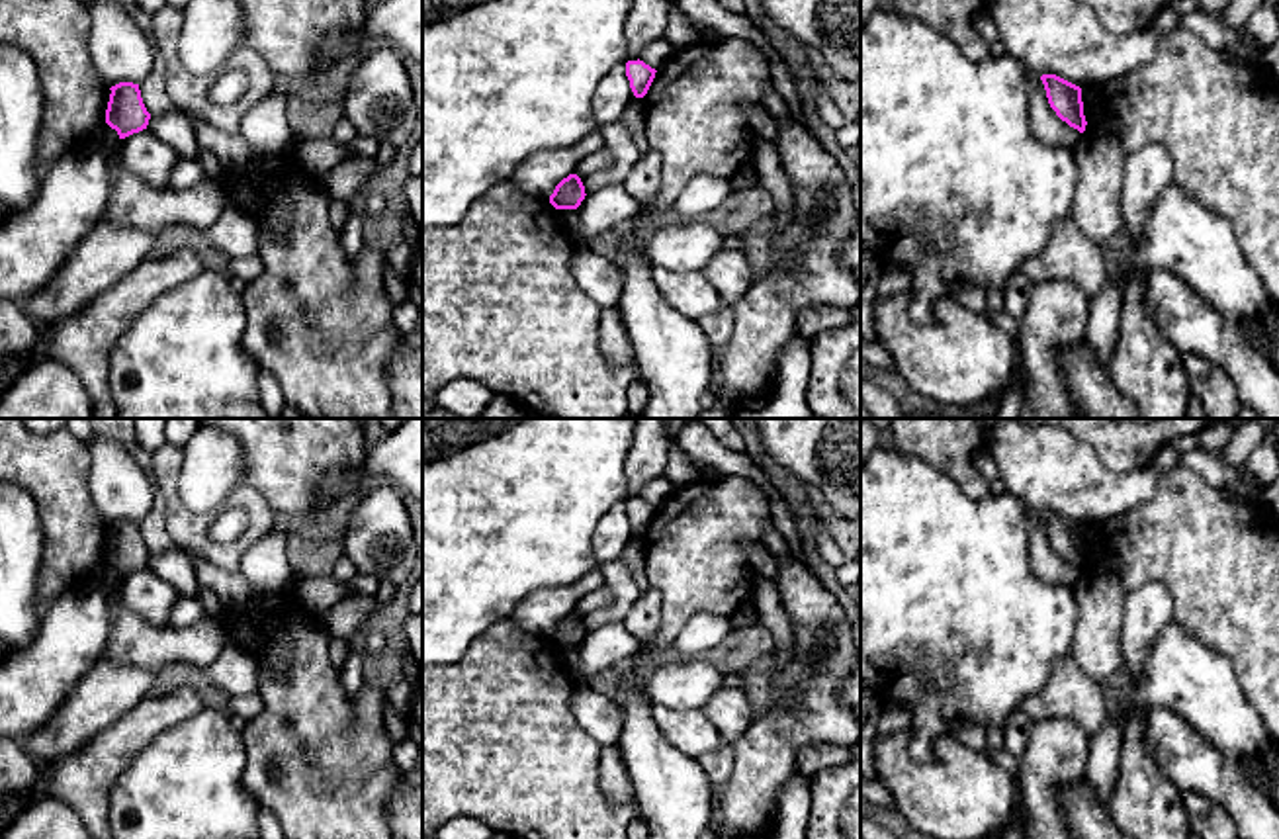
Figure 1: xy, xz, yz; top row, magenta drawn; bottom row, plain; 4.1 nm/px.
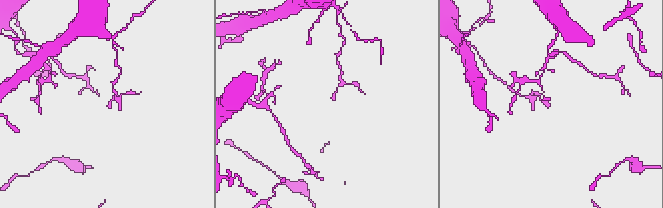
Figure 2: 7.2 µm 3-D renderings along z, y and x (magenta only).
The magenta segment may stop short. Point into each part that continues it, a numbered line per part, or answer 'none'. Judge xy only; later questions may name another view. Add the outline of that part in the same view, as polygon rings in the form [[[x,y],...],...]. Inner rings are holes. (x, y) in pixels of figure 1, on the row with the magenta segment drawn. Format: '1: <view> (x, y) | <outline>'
none

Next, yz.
none

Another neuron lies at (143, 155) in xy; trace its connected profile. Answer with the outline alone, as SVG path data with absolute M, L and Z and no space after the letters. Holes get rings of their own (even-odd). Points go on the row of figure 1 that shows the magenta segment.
M143 129L123 139L117 160L108 160L110 188L119 172L141 178L153 188L166 188L182 156L154 133Z

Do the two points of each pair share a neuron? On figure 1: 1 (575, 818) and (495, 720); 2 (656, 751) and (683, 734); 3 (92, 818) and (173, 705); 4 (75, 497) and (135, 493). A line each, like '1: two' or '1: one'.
1: one
2: two
3: one
4: two

